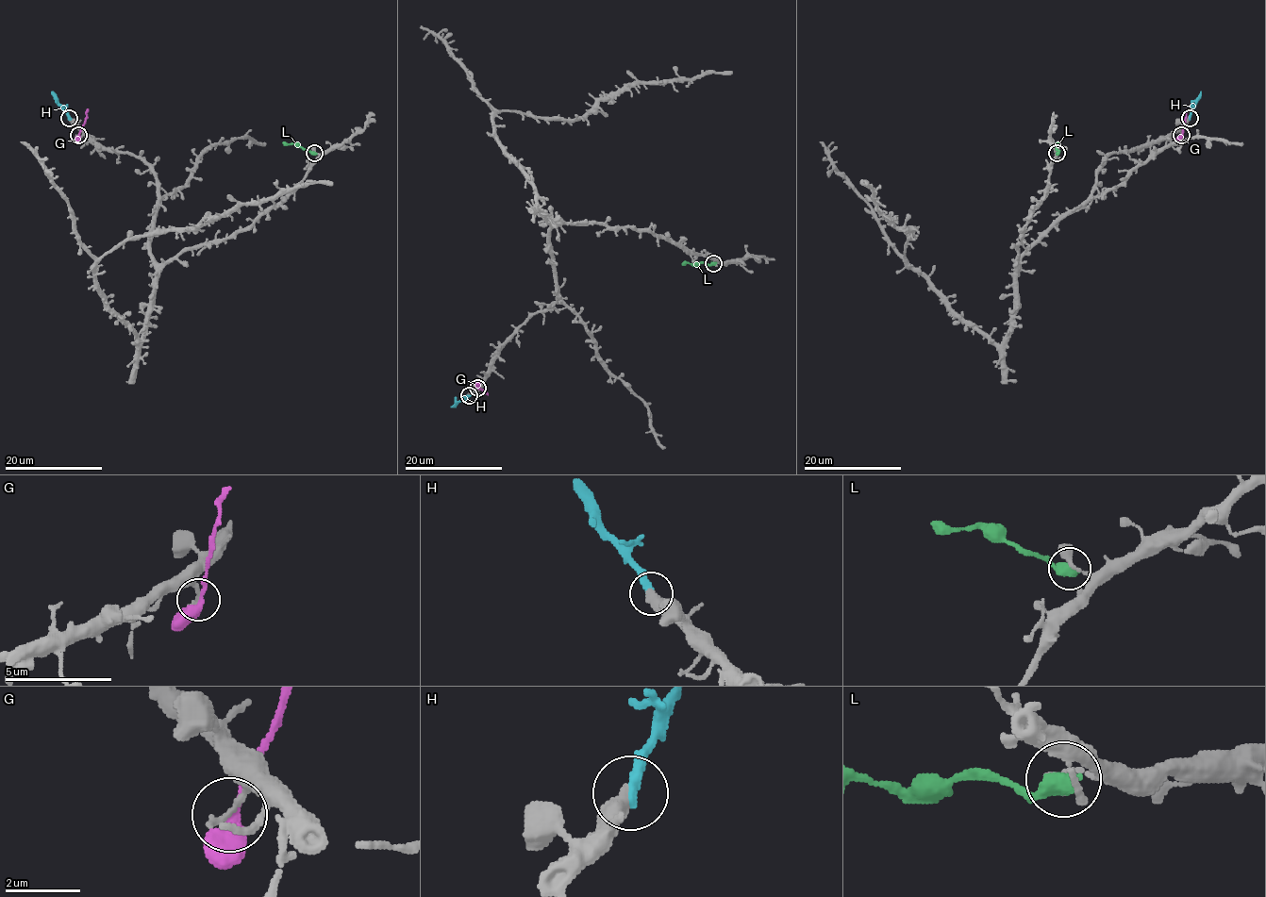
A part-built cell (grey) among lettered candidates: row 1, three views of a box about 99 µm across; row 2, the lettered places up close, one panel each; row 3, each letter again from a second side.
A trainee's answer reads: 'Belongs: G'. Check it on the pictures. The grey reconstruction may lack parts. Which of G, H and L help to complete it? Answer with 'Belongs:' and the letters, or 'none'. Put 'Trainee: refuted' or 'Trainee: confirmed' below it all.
Belongs: H
Trainee: refuted

